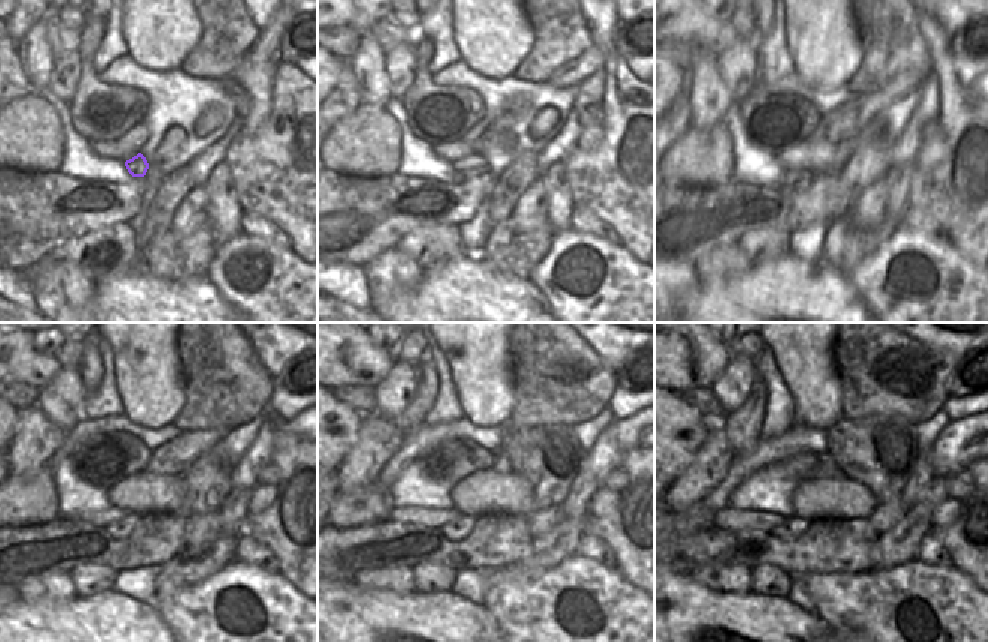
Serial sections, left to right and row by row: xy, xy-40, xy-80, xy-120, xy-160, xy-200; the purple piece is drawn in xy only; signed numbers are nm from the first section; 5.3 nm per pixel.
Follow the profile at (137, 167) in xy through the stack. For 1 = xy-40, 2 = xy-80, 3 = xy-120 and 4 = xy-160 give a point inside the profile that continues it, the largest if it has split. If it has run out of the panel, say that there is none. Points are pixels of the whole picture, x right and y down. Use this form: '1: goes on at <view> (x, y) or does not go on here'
1: goes on at xy-40 (473, 167)
2: goes on at xy-80 (800, 186)
3: goes on at xy-120 (117, 530)
4: goes on at xy-160 (456, 530)

